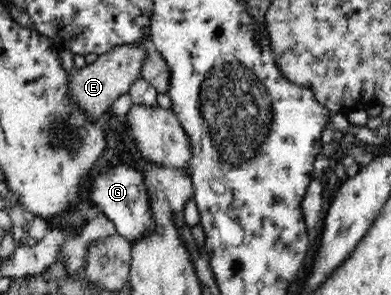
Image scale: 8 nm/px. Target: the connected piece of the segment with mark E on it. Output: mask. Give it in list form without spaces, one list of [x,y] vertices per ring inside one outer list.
[[[148,39],[147,42],[141,42],[141,44],[119,44],[105,55],[99,55],[90,65],[86,64],[70,72],[68,90],[71,101],[79,109],[83,109],[91,121],[99,119],[101,115],[107,113],[115,100],[129,93],[131,85],[140,77],[149,43]]]

